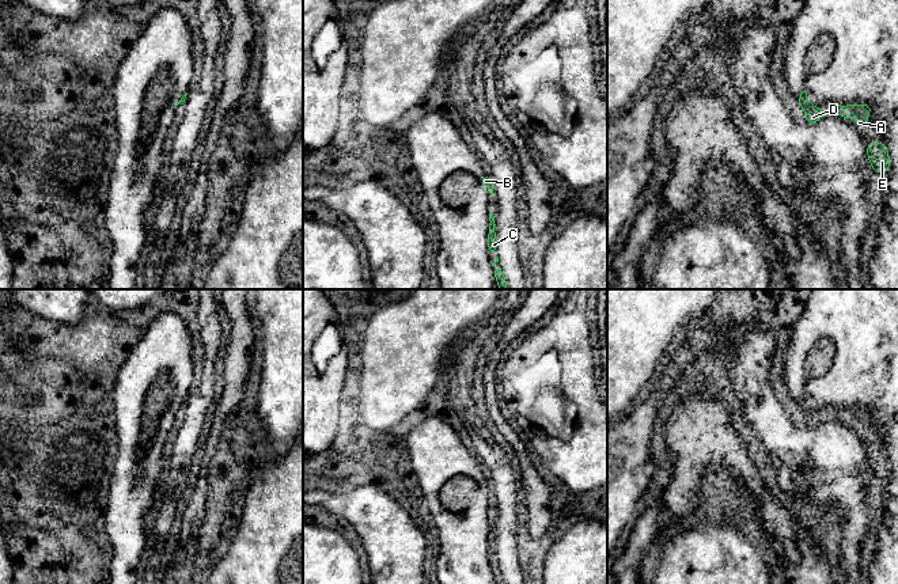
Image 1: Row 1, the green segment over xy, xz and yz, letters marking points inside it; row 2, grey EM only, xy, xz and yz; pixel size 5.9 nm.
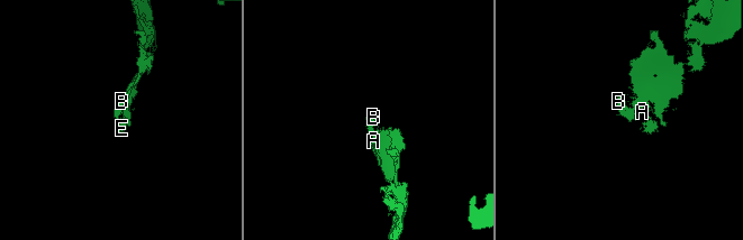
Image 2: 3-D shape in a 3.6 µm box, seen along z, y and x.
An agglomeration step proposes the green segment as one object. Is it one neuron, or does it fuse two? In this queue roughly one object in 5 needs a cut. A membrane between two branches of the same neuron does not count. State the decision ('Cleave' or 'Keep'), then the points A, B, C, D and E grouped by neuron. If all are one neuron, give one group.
Keep. Groups: A B C D E

